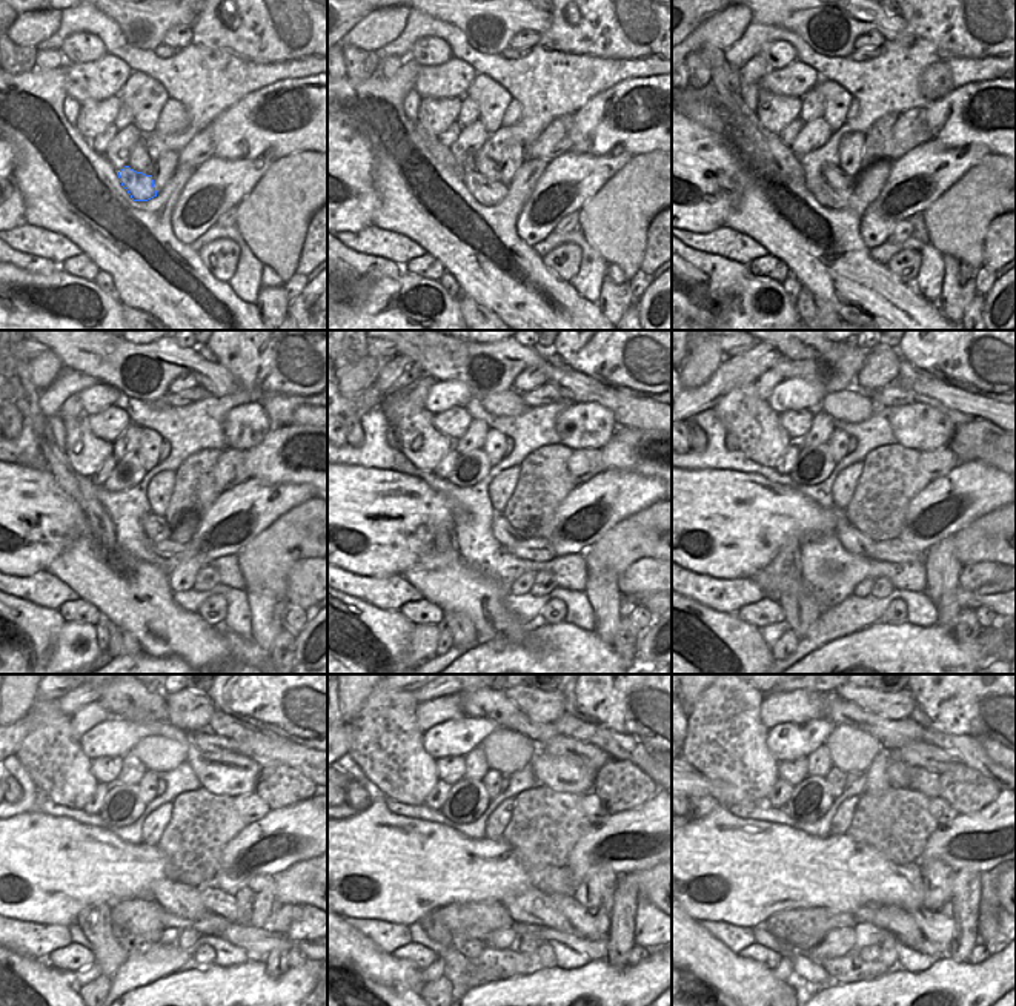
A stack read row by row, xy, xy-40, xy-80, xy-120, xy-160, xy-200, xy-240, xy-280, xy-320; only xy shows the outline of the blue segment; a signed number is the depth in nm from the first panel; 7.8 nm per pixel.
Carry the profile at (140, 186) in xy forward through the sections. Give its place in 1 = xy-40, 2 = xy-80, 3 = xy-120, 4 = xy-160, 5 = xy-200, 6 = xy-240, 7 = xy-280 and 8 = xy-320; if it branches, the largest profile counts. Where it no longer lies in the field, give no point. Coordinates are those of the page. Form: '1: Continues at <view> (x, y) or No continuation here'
1: Continues at xy-40 (486, 192)
2: Continues at xy-80 (835, 198)
3: Continues at xy-120 (168, 549)
4: Continues at xy-160 (538, 550)
5: Continues at xy-200 (893, 550)
6: Continues at xy-240 (217, 902)
7: Continues at xy-280 (594, 925)
8: Continues at xy-320 (936, 926).

